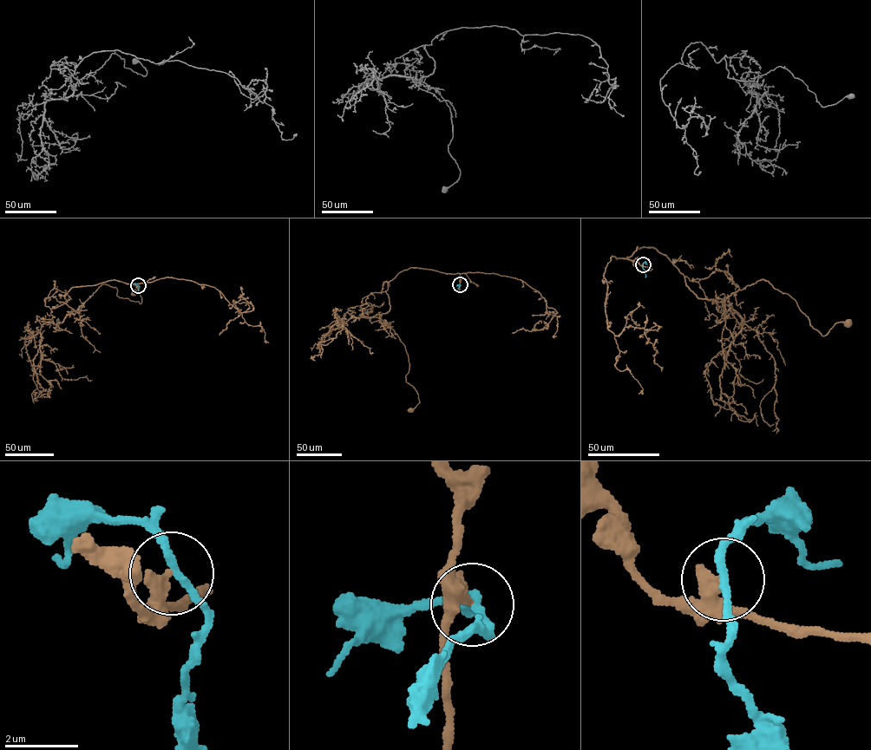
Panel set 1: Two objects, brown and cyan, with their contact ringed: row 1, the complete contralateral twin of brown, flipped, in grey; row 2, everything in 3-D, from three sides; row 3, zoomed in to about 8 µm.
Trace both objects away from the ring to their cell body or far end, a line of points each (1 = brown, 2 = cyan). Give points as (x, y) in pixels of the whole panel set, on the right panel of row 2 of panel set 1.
1: (643, 264), (627, 257), (651, 247), (697, 296), (722, 302), (762, 279), (795, 300), (822, 335), (849, 323)
2: (643, 264), (645, 277)

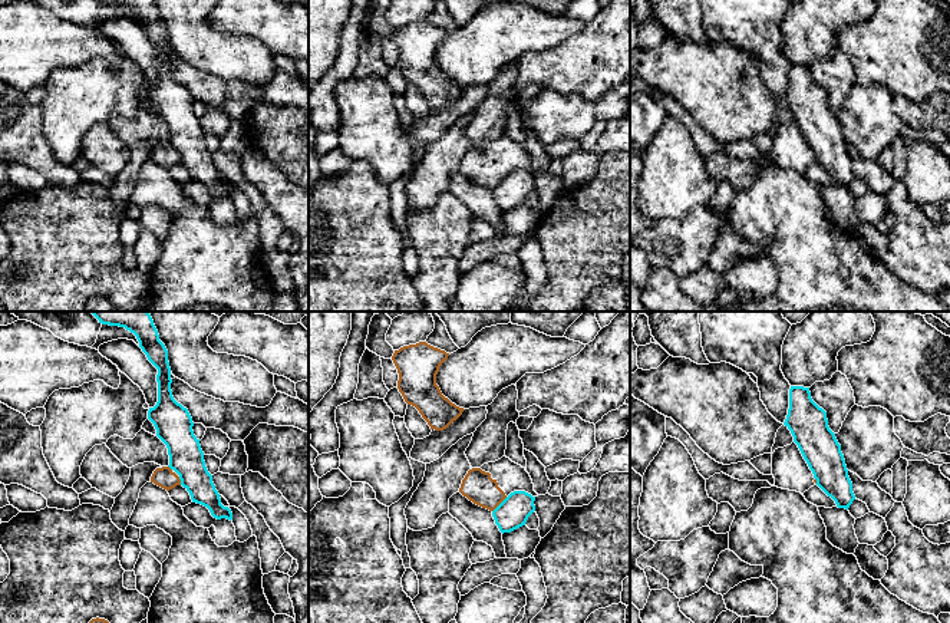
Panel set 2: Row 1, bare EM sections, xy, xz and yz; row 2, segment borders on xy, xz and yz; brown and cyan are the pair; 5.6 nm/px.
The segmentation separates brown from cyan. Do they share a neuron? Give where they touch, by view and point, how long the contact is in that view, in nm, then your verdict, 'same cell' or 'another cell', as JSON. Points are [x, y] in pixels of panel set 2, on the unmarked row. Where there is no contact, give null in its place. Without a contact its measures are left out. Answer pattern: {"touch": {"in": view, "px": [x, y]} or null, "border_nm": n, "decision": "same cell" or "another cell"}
{"touch": {"in": "xz", "px": [500, 181]}, "border_nm": 120, "decision": "another cell"}

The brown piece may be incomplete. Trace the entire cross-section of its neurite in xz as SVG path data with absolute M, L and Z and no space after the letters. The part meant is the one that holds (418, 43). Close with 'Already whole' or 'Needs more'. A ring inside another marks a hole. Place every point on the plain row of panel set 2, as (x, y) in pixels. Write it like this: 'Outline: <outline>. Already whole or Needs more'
Outline: M426 20L403 24L392 34L405 80L415 85L435 109L446 108L465 89L445 76L436 63L436 53L448 34Z. Already whole

